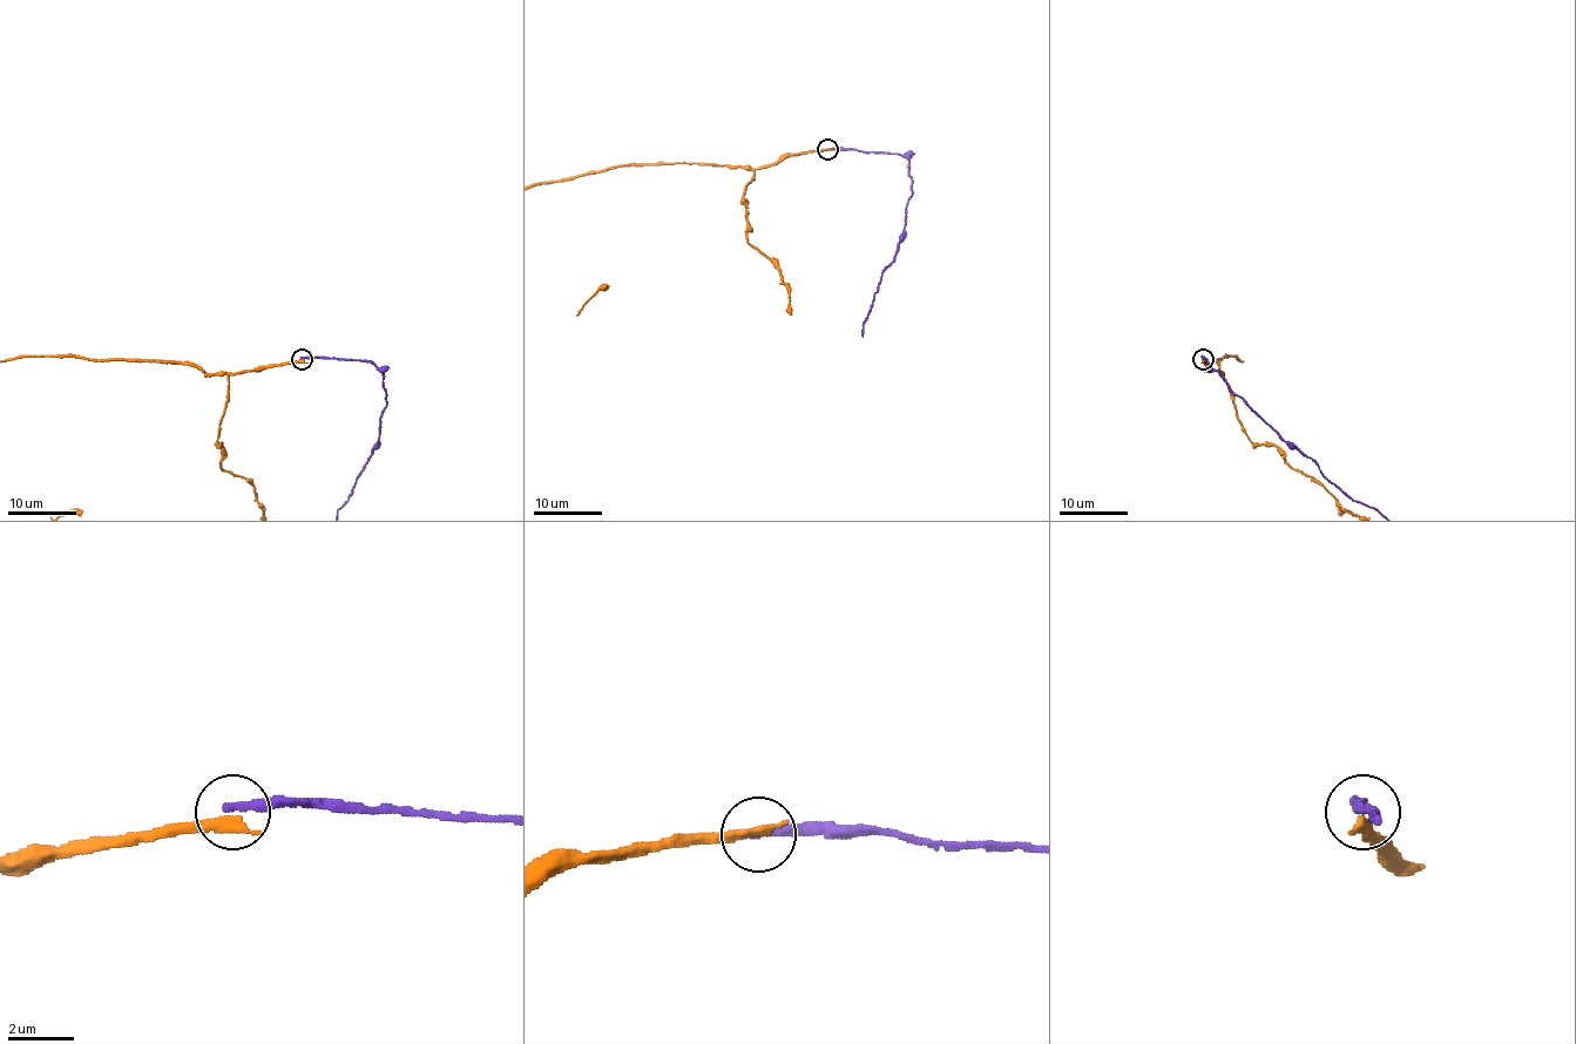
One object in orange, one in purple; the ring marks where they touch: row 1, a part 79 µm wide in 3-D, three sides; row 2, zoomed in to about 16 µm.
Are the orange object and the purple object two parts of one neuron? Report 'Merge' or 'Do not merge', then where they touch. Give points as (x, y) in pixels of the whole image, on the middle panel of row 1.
Do not merge. Place: (827, 149)

